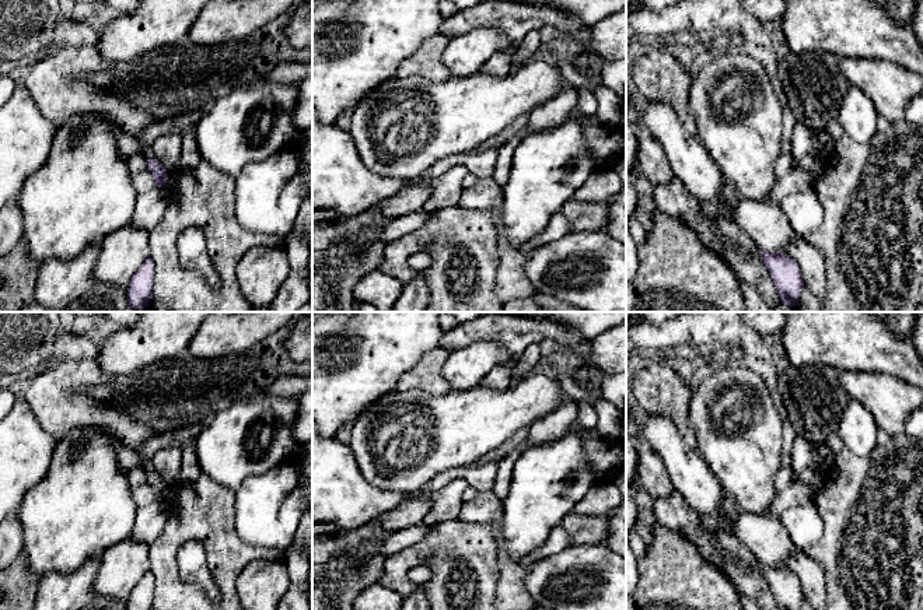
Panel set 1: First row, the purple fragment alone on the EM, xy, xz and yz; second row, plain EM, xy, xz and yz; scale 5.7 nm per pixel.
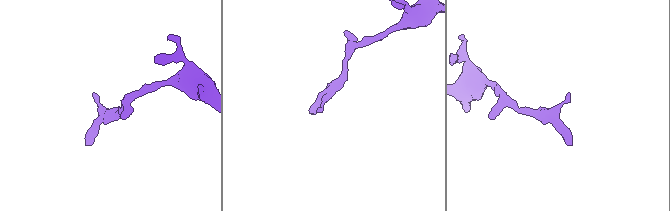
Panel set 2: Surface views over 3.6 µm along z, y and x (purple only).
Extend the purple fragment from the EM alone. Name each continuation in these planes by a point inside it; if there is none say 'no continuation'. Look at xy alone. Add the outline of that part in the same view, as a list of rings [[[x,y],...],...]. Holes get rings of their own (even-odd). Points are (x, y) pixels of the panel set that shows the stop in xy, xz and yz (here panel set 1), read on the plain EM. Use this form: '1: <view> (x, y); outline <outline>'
1: xy (178, 438); outline [[[199,423],[188,425],[182,430],[174,432],[165,432],[160,437],[148,439],[141,448],[137,449],[137,453],[141,459],[141,467],[150,473],[153,471],[151,459],[157,451],[164,448],[182,448],[185,444],[190,444],[196,439],[199,432],[206,427],[207,423]]]

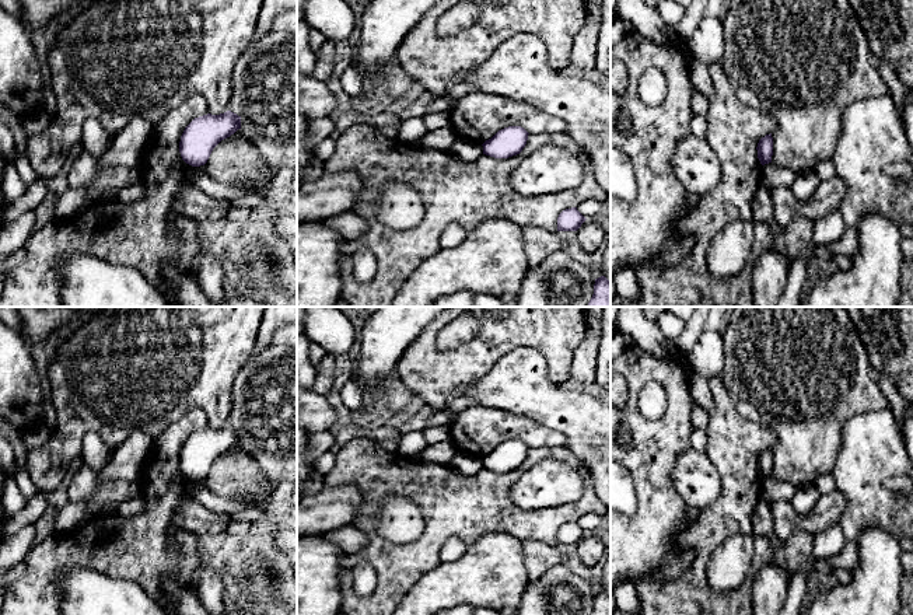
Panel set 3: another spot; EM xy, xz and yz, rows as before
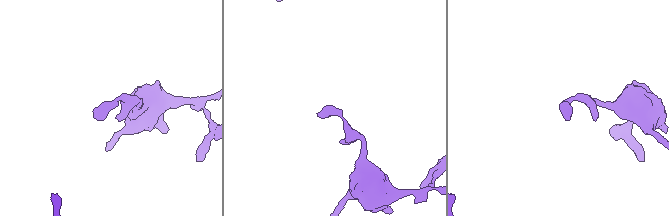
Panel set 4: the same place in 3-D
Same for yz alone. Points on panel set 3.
no continuation

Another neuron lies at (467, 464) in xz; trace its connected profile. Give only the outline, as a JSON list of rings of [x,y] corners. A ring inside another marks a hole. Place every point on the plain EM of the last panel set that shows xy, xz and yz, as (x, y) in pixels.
[[[458,451],[448,465],[466,476],[472,476],[483,468],[483,459]]]

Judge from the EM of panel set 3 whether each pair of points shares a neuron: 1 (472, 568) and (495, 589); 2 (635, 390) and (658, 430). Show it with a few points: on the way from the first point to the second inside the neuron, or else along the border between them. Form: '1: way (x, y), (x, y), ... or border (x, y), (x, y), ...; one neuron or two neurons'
1: way (478, 573), (489, 583); one neuron
2: way (633, 402), (633, 413), (646, 426); one neuron

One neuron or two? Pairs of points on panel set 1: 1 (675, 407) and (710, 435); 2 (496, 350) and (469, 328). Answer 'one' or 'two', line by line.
1: two
2: two

